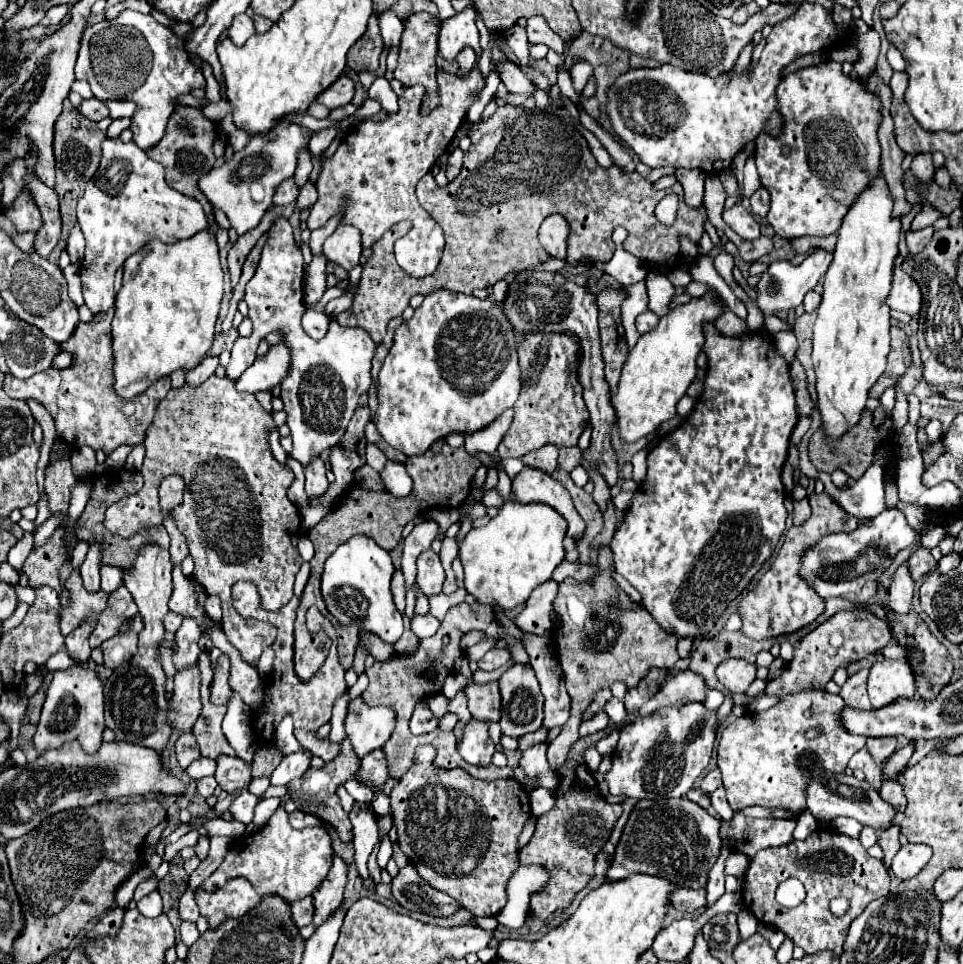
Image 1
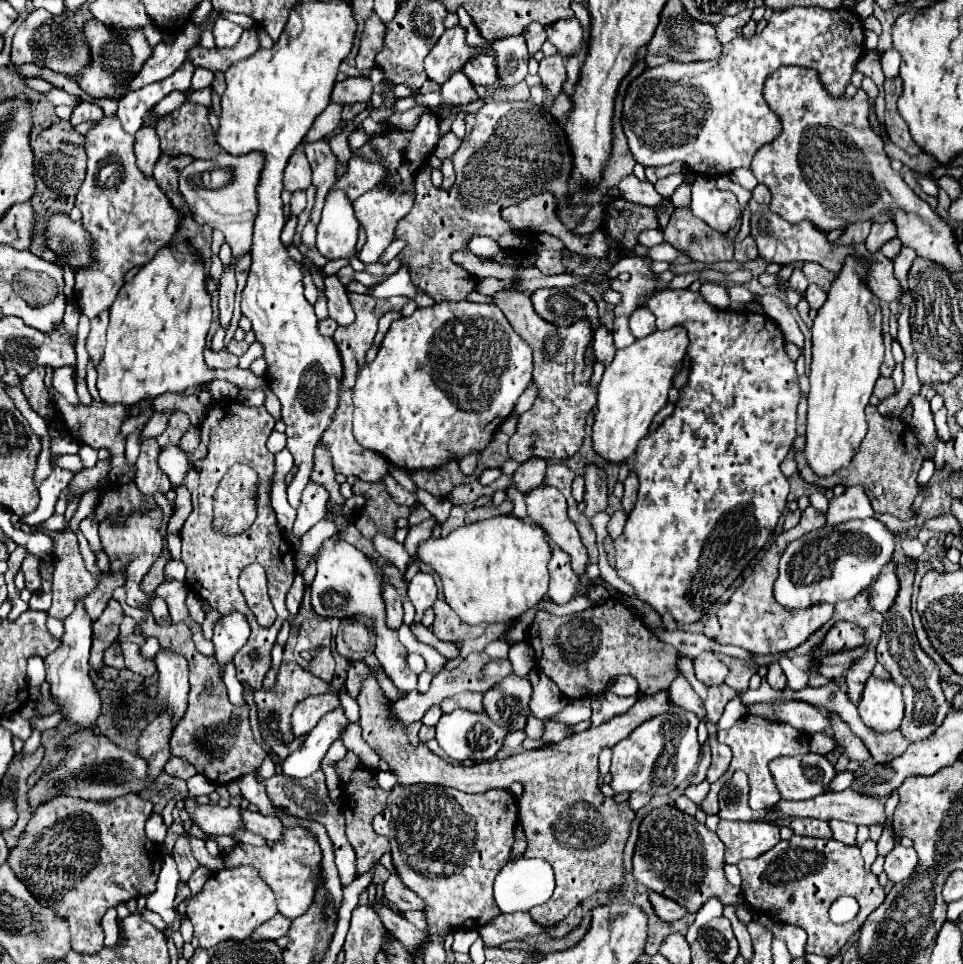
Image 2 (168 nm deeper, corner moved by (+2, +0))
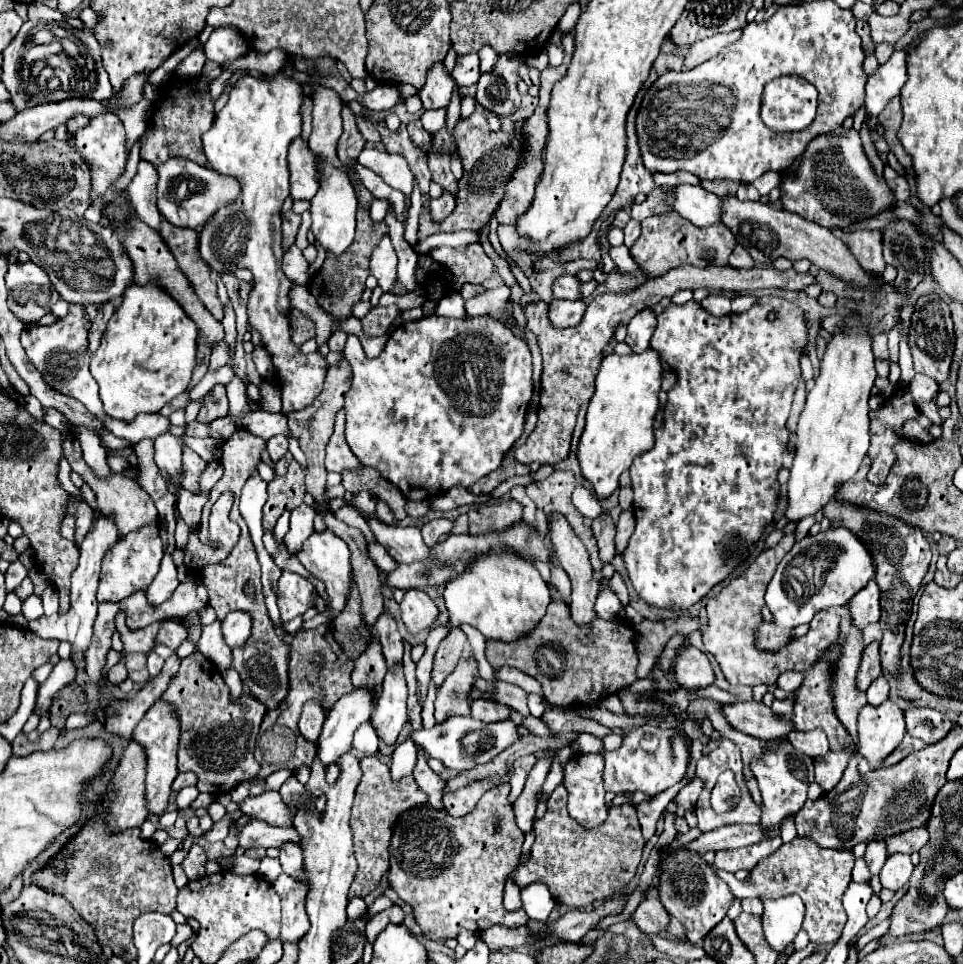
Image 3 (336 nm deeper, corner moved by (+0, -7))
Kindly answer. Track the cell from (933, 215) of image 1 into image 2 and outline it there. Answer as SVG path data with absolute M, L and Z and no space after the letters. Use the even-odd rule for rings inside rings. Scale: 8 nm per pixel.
M892 239L892 241L888 241L880 251L884 253L884 257L886 259L890 259L890 261L894 261L896 259L896 255L900 253L900 249L902 249L902 243L900 243L900 239Z

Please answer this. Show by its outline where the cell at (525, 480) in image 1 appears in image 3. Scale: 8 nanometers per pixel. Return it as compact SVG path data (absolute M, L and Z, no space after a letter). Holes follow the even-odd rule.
M552 512L550 514L550 522L548 522L548 532L546 536L550 538L552 542L552 550L554 550L554 556L558 560L558 564L566 570L566 574L570 576L572 580L572 602L570 602L570 612L572 612L572 618L576 624L588 624L596 614L594 614L594 602L596 602L596 596L598 596L598 588L600 588L600 582L594 580L594 574L592 574L592 566L590 566L590 560L588 560L588 552L584 548L584 544L580 542L580 538L574 534L574 530L570 528L568 520L560 514L560 512Z

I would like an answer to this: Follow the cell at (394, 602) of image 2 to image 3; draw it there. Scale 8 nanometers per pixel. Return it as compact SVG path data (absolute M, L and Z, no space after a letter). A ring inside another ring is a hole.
M382 612L378 616L378 622L374 624L374 628L376 628L378 640L380 640L382 648L384 648L386 664L392 666L394 662L402 662L404 646L402 646L402 636L400 636L396 620L388 612Z

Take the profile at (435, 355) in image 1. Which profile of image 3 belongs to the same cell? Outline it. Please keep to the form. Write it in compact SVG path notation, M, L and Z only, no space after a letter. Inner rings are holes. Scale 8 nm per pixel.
M426 316L416 322L400 324L390 334L386 348L382 350L382 354L376 360L370 360L364 354L362 346L358 344L358 338L354 334L348 334L344 352L346 352L344 356L350 362L352 372L354 372L352 388L346 394L346 404L344 404L344 408L346 408L346 440L350 444L350 450L358 456L358 460L364 466L376 468L386 480L390 480L396 488L400 488L408 500L426 500L426 498L438 496L458 484L468 488L470 484L474 484L482 476L496 470L500 466L504 454L508 452L508 448L522 434L524 416L526 416L526 410L528 410L530 398L532 398L532 352L524 340L516 338L510 328L506 328L502 322L498 322L490 316L466 316L460 320L458 318L442 318L442 316Z

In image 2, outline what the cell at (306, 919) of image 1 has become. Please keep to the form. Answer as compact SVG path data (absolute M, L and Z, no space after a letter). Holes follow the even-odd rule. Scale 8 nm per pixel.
M278 913L278 915L272 917L268 923L262 923L260 927L254 929L252 941L276 941L276 939L280 939L280 937L284 935L284 931L288 931L290 923L292 923L292 921L284 919L284 915Z

